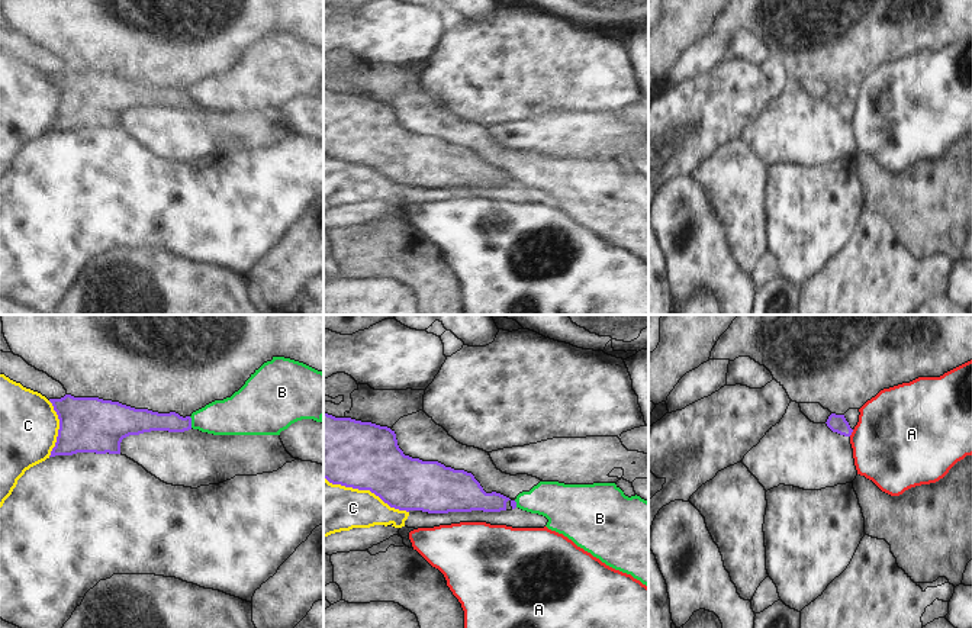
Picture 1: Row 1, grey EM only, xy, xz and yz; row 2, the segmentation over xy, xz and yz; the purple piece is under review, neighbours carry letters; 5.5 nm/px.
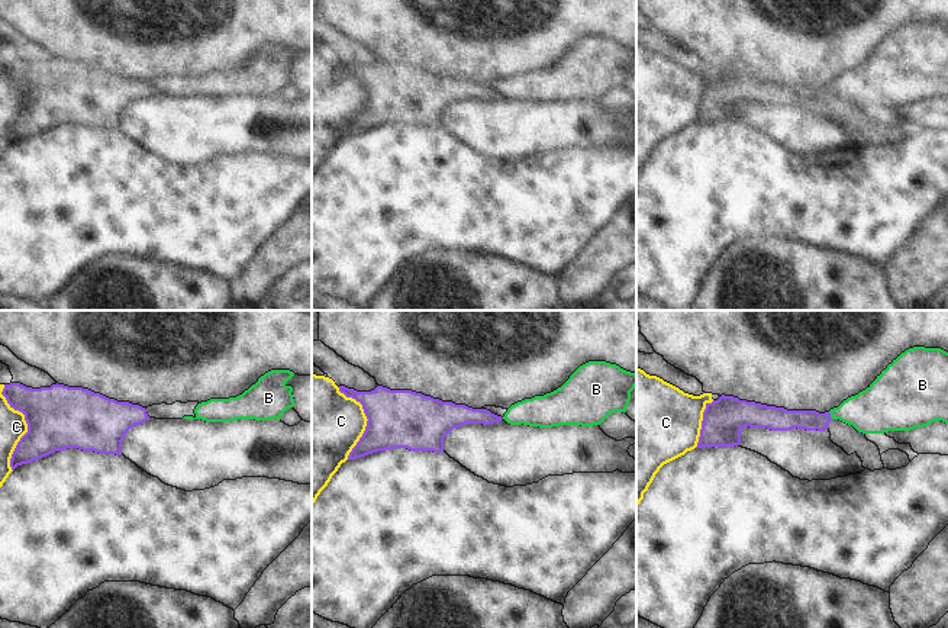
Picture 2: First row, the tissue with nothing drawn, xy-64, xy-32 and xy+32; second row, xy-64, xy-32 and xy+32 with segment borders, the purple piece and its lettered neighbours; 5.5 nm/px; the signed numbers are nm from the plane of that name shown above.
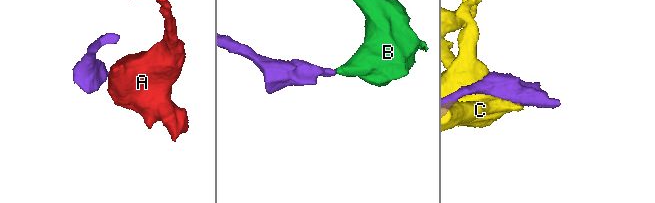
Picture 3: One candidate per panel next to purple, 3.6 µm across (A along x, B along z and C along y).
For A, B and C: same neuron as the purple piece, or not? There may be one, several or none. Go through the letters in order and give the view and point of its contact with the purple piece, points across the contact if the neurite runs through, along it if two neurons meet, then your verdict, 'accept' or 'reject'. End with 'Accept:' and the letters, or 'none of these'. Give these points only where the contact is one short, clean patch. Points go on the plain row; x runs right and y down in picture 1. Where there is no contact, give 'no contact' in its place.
A: contact yz (852, 106); reject
B: contact xy (190, 97); border xy (189, 92), (192, 102); reject
C: contact xz (366, 164); reject
Accept: none of these

